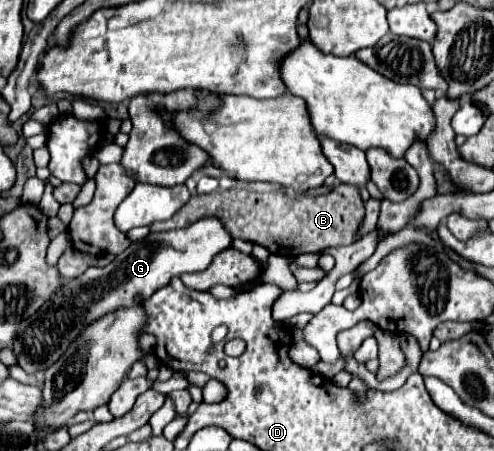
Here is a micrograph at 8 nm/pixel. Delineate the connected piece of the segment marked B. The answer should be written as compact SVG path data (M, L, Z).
M337 185L331 193L327 195L301 195L299 199L291 199L281 191L271 191L271 193L255 193L247 189L231 189L231 191L213 191L209 195L193 195L187 205L211 205L211 215L217 213L217 217L223 219L223 227L227 227L233 237L267 237L263 245L267 249L281 249L281 251L297 251L299 253L321 253L329 247L341 247L341 245L351 245L357 239L359 227L363 223L365 207L363 199L357 191L357 187L351 185Z

